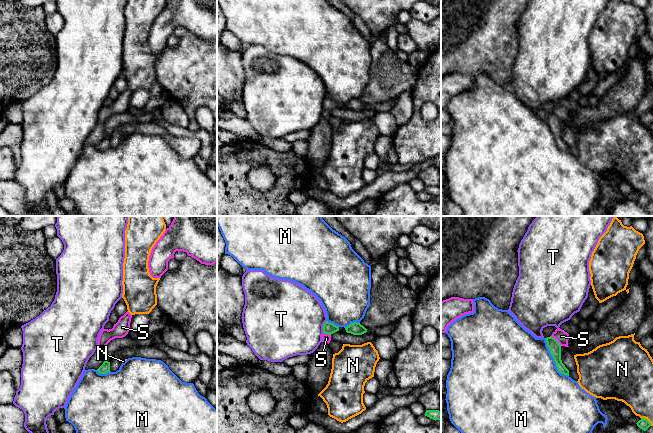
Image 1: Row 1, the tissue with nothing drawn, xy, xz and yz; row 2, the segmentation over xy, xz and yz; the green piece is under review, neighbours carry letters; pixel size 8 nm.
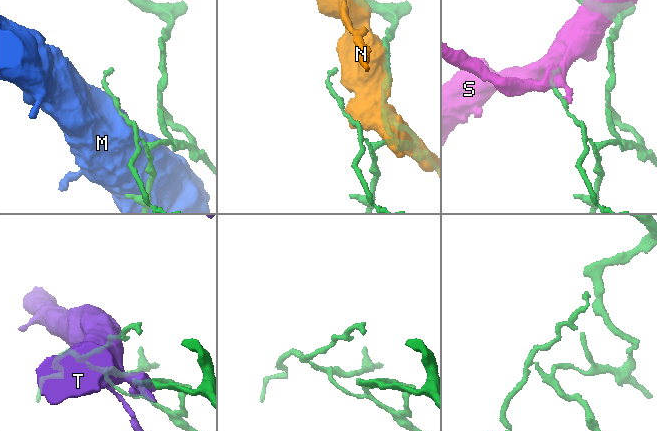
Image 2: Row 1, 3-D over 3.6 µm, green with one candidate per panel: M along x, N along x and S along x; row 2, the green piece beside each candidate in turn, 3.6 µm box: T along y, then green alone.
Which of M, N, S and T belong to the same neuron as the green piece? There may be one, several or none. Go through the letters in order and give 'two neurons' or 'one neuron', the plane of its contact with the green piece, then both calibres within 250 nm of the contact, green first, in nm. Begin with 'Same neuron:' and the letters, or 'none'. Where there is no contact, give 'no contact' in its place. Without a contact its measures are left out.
Same neuron: none
M: two neurons | yz | 100/500 nm
N: two neurons | yz | 90/280 nm
S: two neurons | yz | 100/100 nm
T: two neurons | xz | 100/500 nm

